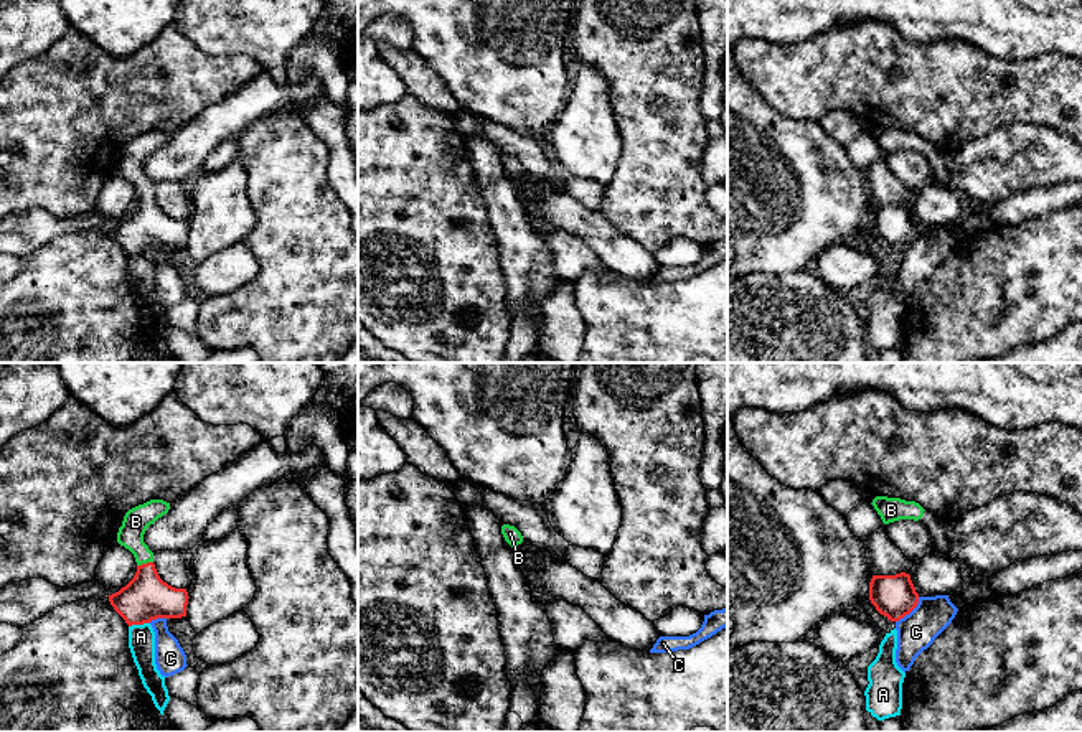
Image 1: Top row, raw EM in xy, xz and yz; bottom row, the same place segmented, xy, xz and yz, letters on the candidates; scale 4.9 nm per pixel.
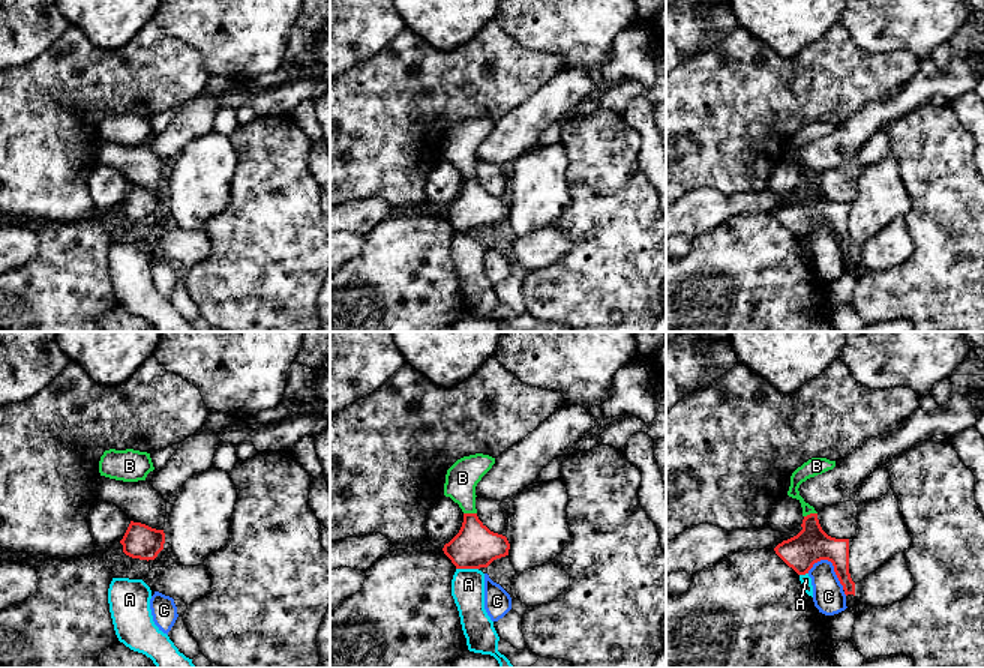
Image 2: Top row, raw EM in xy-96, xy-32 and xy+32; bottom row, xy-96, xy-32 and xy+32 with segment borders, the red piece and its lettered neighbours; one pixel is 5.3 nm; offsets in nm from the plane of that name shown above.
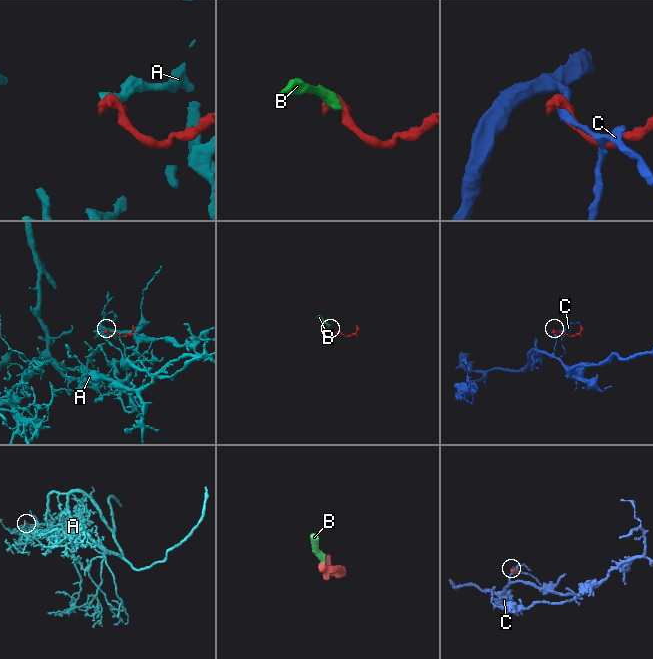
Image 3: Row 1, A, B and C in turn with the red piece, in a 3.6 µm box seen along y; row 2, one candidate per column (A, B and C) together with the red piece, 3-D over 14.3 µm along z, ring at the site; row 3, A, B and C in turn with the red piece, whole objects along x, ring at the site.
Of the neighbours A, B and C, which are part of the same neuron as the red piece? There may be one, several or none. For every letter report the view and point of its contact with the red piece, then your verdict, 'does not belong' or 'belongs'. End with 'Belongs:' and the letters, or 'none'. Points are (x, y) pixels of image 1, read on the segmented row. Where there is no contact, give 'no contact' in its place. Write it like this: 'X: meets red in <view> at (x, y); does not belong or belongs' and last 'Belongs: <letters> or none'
A: meets red in xy at (139, 624); does not belong
B: meets red in xy at (144, 564); belongs
C: meets red in yz at (909, 612); does not belong
Belongs: B

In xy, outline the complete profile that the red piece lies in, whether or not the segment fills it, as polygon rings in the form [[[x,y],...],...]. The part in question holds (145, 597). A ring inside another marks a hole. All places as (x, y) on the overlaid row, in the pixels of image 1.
[[[150,500],[129,509],[119,528],[117,542],[134,554],[137,572],[125,587],[109,595],[109,602],[129,626],[150,623],[157,618],[186,617],[190,598],[186,589],[175,589],[160,579],[153,552],[143,542],[147,528],[168,509],[170,503]]]

